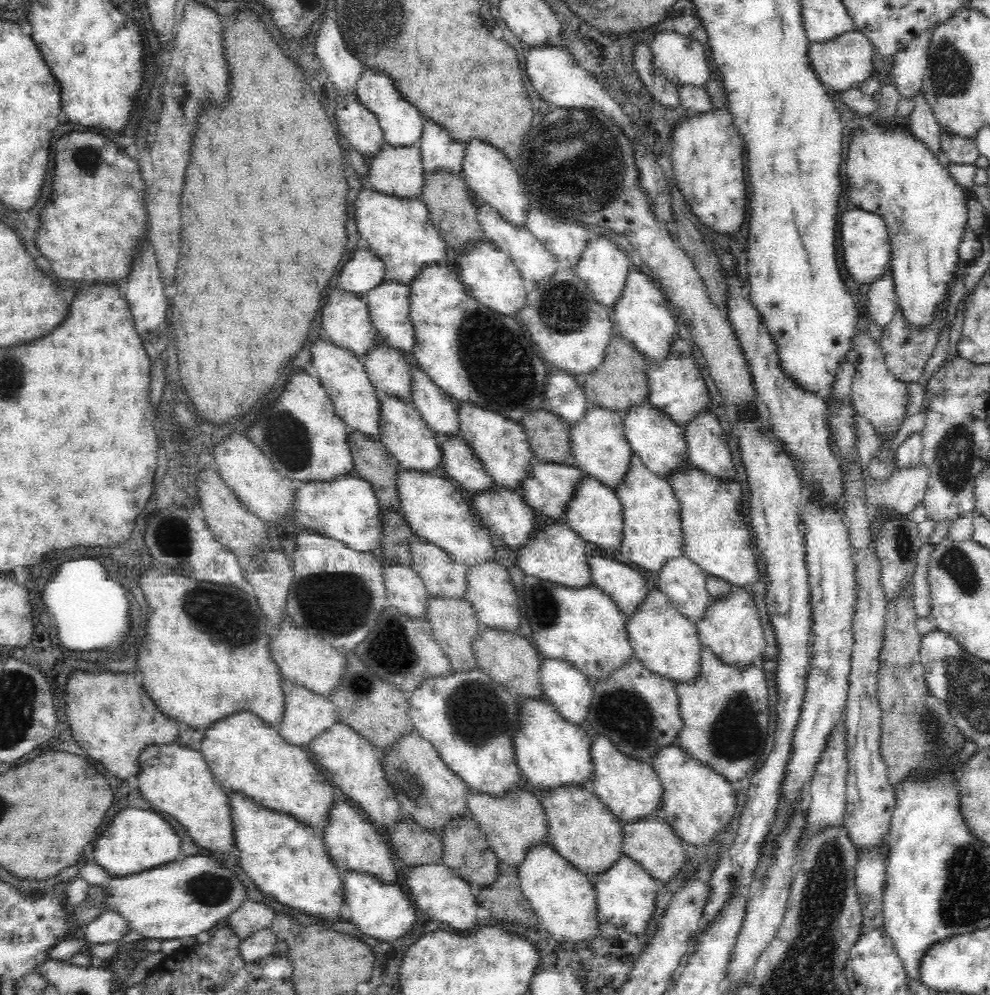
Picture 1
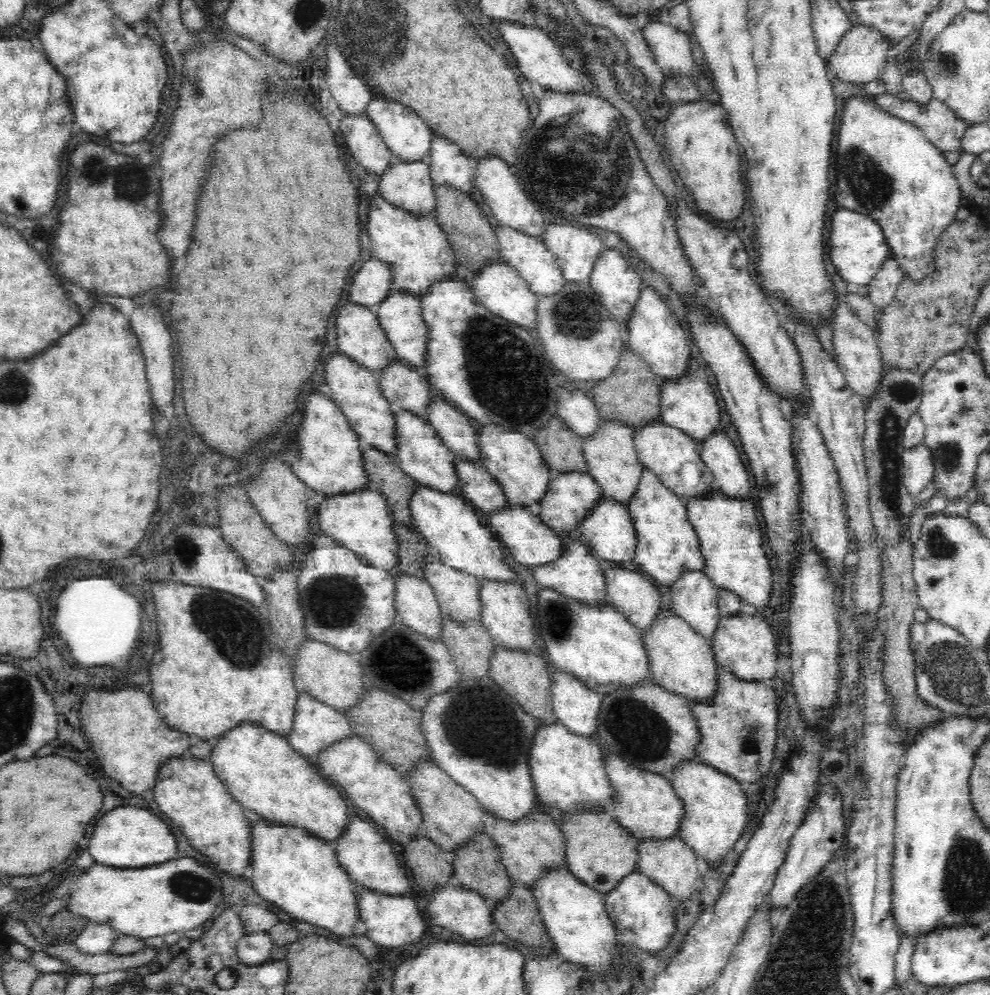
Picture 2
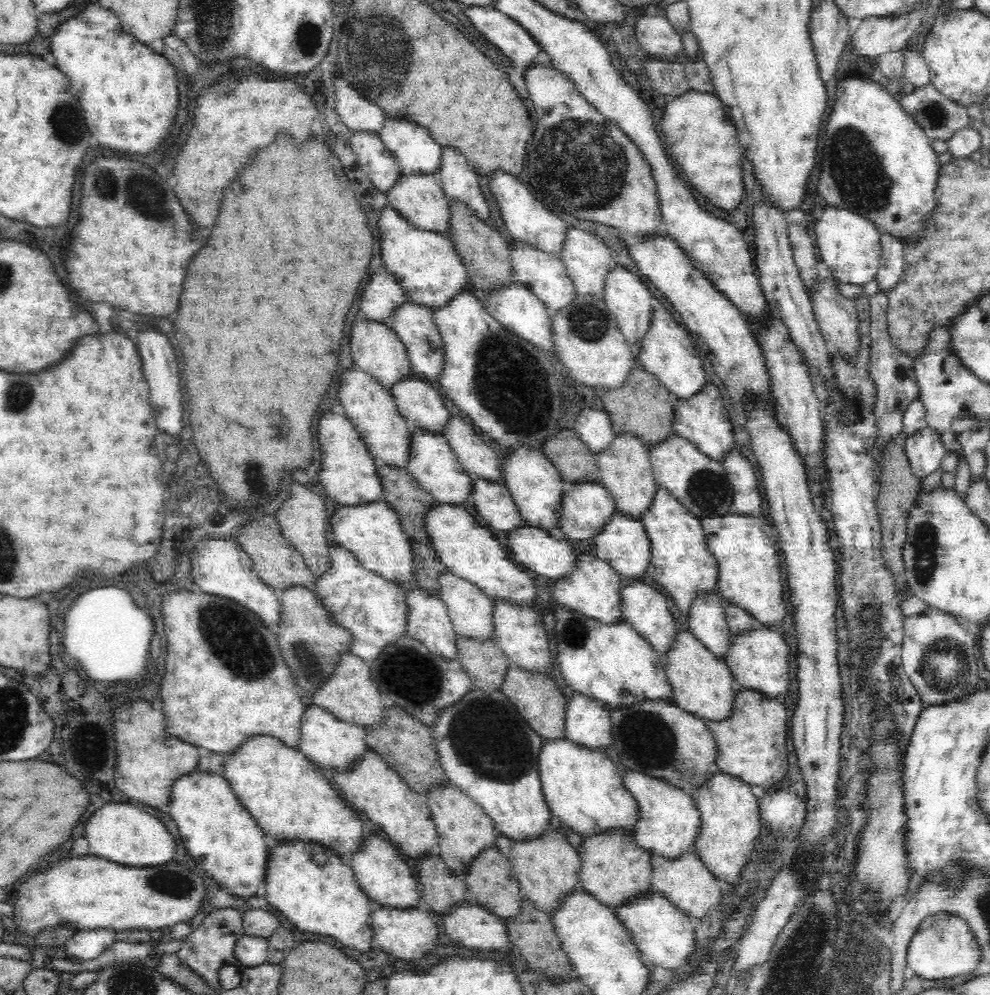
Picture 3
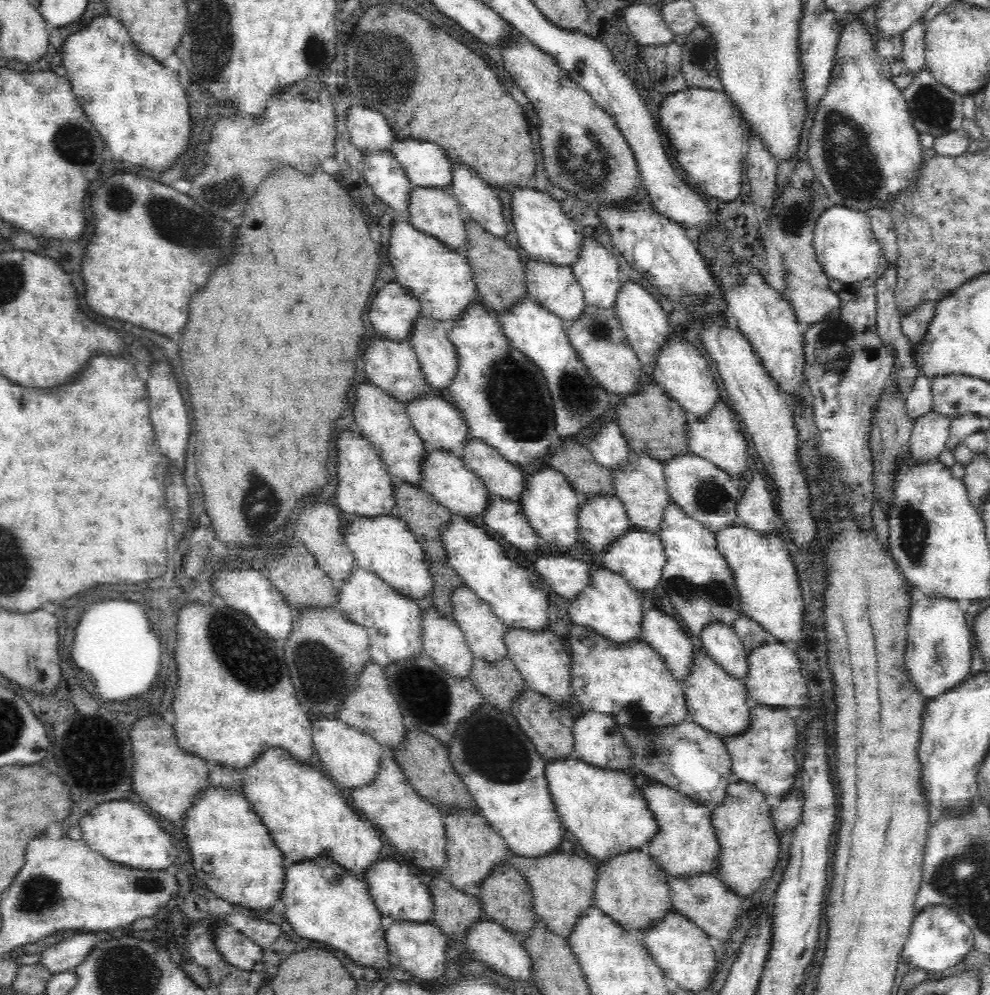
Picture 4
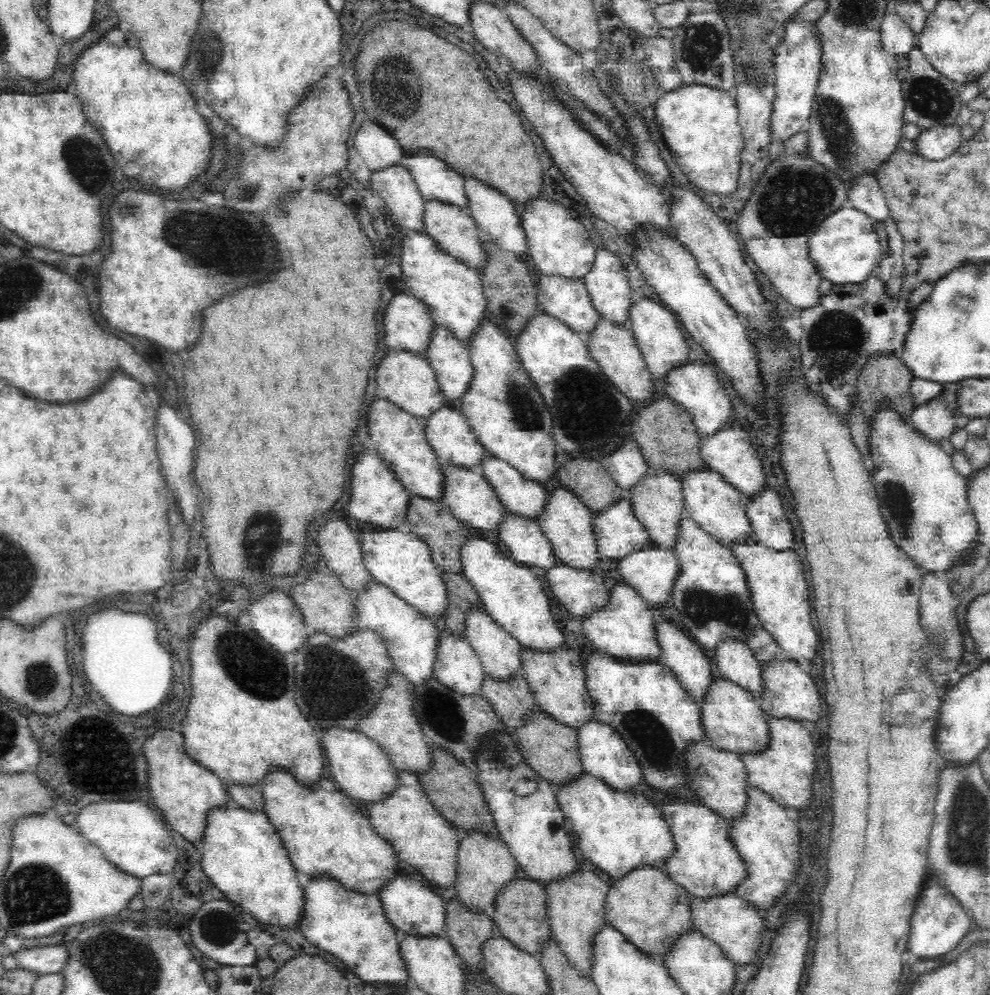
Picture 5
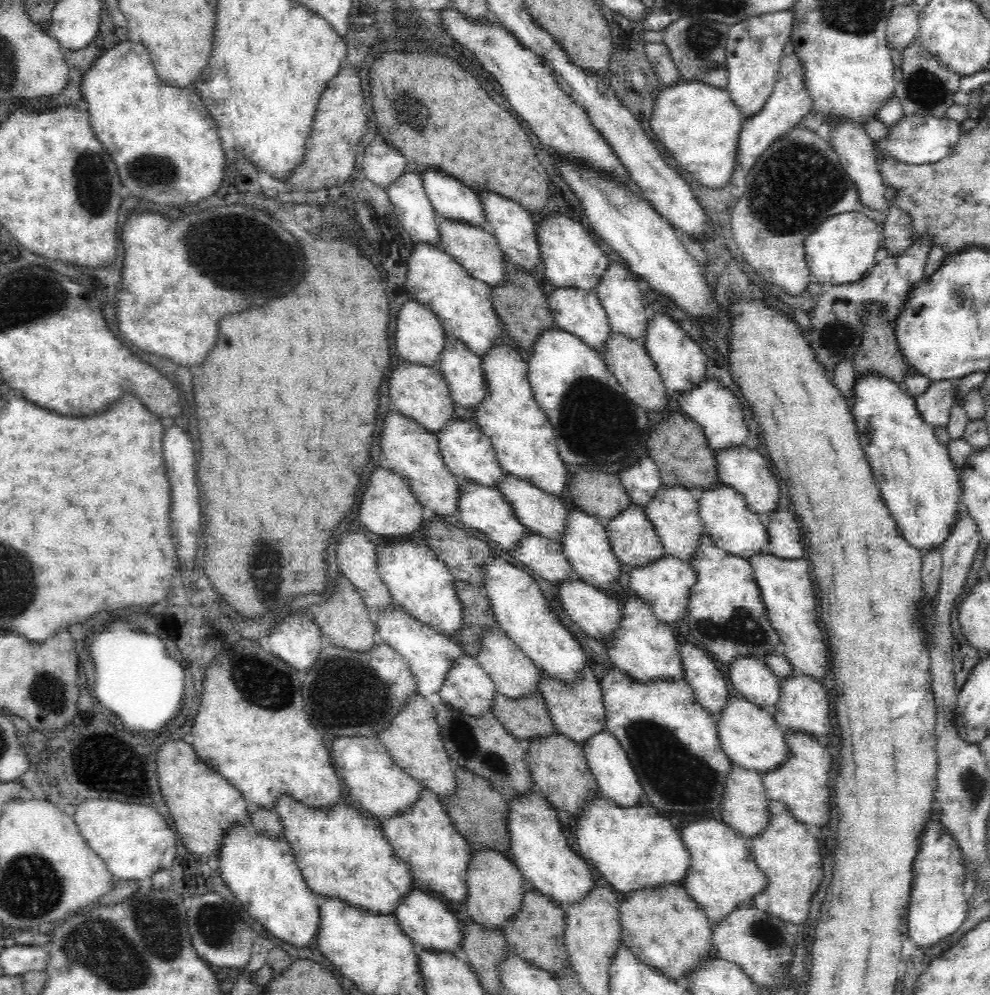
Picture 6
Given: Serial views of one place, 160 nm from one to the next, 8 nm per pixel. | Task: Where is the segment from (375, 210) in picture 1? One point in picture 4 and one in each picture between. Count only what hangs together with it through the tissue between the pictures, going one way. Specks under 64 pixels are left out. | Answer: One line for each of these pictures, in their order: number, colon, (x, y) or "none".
2: (415, 248)
3: (425, 264)
4: (440, 279)

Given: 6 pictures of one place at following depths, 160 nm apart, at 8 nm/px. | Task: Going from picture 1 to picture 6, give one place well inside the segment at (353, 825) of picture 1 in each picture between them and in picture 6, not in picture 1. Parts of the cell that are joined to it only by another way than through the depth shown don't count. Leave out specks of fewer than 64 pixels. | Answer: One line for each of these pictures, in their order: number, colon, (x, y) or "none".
2: (368, 859)
3: (384, 878)
4: (398, 894)
5: (412, 909)
6: (427, 922)

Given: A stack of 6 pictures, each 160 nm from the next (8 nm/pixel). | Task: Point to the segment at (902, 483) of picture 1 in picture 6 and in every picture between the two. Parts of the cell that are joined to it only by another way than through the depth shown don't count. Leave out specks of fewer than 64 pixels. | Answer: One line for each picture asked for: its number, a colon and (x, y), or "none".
2: (918, 468)
3: (924, 452)
4: (930, 433)
5: (933, 421)
6: (934, 405)

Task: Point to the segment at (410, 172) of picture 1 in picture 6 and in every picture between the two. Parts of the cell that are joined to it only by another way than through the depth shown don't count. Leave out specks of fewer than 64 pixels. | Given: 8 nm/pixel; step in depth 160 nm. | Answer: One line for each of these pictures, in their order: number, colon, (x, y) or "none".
2: (407, 184)
3: (418, 197)
4: (434, 211)
5: (452, 228)
6: (473, 247)

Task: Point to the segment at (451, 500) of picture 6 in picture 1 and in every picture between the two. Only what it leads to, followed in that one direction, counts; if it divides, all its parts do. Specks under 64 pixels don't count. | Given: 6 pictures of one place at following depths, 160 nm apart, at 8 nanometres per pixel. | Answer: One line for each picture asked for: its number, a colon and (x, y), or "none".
1: (342, 374)
2: (354, 388)
3: (369, 405)
4: (382, 420)
5: (399, 437)

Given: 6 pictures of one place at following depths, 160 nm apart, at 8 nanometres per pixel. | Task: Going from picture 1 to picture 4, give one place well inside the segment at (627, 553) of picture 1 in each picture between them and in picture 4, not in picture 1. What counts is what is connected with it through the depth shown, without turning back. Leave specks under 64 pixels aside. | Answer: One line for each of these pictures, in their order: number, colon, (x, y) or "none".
2: (666, 545)
3: (679, 561)
4: (697, 579)

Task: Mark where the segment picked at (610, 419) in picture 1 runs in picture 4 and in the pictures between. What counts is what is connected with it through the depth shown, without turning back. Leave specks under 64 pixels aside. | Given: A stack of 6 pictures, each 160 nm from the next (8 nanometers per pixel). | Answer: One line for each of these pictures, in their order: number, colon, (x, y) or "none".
2: (611, 458)
3: (624, 470)
4: (639, 483)

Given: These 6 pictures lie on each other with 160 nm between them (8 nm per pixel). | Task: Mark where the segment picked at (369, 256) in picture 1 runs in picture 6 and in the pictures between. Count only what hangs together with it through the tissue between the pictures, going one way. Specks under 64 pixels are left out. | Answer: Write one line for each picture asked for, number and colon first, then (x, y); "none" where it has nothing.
2: (372, 281)
3: (382, 294)
4: (393, 310)
5: (406, 322)
6: (419, 336)

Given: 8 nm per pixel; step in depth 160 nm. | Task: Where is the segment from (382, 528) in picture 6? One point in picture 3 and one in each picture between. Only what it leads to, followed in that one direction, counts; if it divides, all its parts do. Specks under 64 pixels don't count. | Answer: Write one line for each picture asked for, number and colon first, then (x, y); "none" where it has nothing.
3: (347, 472)
4: (365, 488)
5: (378, 499)

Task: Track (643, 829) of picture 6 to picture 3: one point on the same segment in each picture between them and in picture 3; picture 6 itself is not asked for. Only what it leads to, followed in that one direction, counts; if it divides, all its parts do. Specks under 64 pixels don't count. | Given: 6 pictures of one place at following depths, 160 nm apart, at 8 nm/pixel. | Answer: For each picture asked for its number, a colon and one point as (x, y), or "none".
3: (583, 789)
4: (602, 807)
5: (617, 829)

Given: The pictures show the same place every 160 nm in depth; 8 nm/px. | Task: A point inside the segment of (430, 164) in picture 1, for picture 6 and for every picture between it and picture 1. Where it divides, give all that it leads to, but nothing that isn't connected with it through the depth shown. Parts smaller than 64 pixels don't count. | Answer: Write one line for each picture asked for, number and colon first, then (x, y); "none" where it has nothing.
2: (447, 163)
3: (459, 181)
4: (478, 200)
5: (495, 215)
6: (513, 227)

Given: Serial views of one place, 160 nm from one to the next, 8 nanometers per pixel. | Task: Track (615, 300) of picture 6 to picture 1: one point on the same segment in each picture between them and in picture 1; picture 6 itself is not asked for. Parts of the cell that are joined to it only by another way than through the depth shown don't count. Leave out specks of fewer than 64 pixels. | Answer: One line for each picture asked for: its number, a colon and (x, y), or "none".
1: (565, 241)
2: (575, 248)
3: (587, 259)
4: (596, 270)
5: (606, 282)

